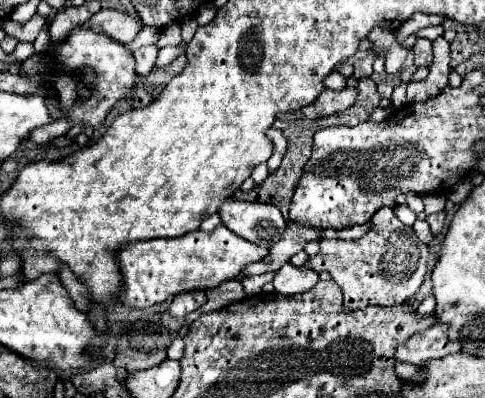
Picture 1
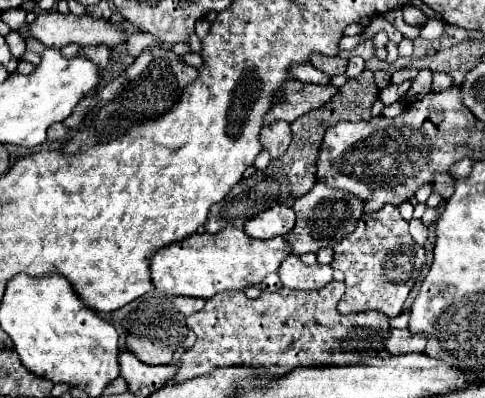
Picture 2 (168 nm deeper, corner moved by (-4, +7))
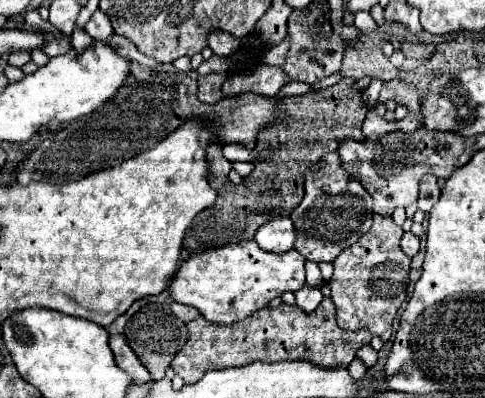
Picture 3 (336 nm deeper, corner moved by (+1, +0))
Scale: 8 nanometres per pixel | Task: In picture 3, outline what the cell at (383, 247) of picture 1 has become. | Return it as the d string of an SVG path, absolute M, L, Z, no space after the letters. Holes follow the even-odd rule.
M373 216L373 226L363 234L357 244L345 248L333 262L333 278L329 280L331 298L337 306L337 324L343 330L367 328L385 342L391 338L391 326L399 306L405 300L405 290L409 282L411 258L399 248L401 226L393 222L391 216Z

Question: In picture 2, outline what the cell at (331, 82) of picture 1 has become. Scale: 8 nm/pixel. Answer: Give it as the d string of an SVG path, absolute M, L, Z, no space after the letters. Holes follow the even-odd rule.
M300 63L300 65L292 65L290 67L290 77L302 83L316 83L316 85L326 85L330 81L328 75L320 73L318 69L314 69L310 63Z

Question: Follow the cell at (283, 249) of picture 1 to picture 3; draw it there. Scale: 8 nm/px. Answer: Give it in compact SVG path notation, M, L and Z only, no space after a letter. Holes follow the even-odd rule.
M329 152L305 172L303 202L291 212L295 224L295 250L313 262L333 262L345 248L355 244L371 228L373 200L365 188L341 168L339 158Z

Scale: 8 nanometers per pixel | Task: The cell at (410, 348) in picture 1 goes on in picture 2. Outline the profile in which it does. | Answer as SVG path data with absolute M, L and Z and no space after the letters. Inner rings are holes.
M392 329L390 337L386 339L386 351L390 355L404 355L404 353L420 353L426 347L424 335L412 335L408 329Z

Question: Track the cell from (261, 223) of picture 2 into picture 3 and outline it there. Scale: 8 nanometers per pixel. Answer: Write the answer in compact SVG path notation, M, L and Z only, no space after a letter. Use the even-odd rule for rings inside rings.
M279 216L279 218L269 220L255 232L253 240L259 244L259 248L269 250L269 252L285 252L293 248L295 230L293 230L291 218Z

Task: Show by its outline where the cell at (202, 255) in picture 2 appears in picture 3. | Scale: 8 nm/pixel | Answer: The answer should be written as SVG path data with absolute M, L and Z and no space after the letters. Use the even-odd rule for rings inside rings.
M253 240L195 252L189 256L167 282L171 298L179 304L195 306L207 320L217 324L231 324L243 320L255 310L267 306L269 300L279 298L285 290L295 292L305 284L305 258L297 250L281 254L261 250Z

